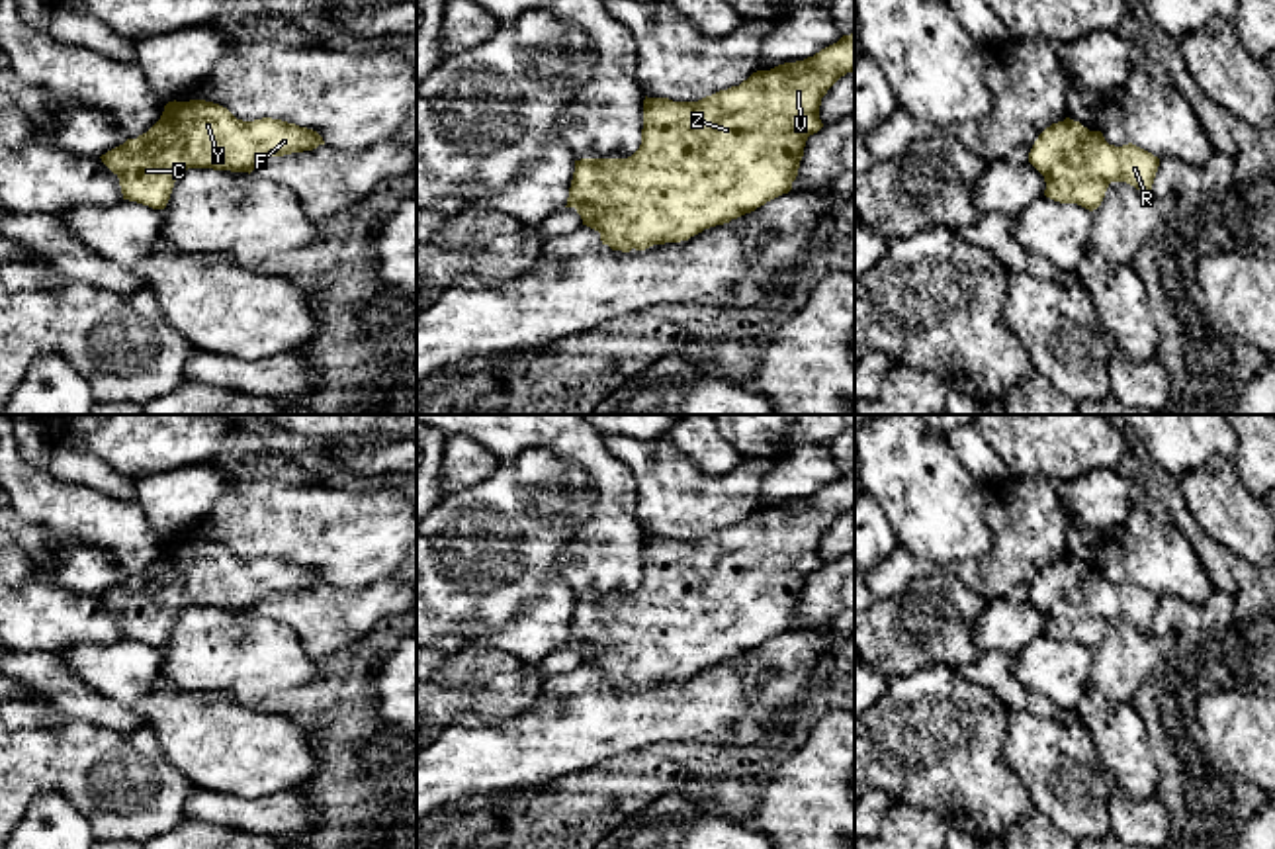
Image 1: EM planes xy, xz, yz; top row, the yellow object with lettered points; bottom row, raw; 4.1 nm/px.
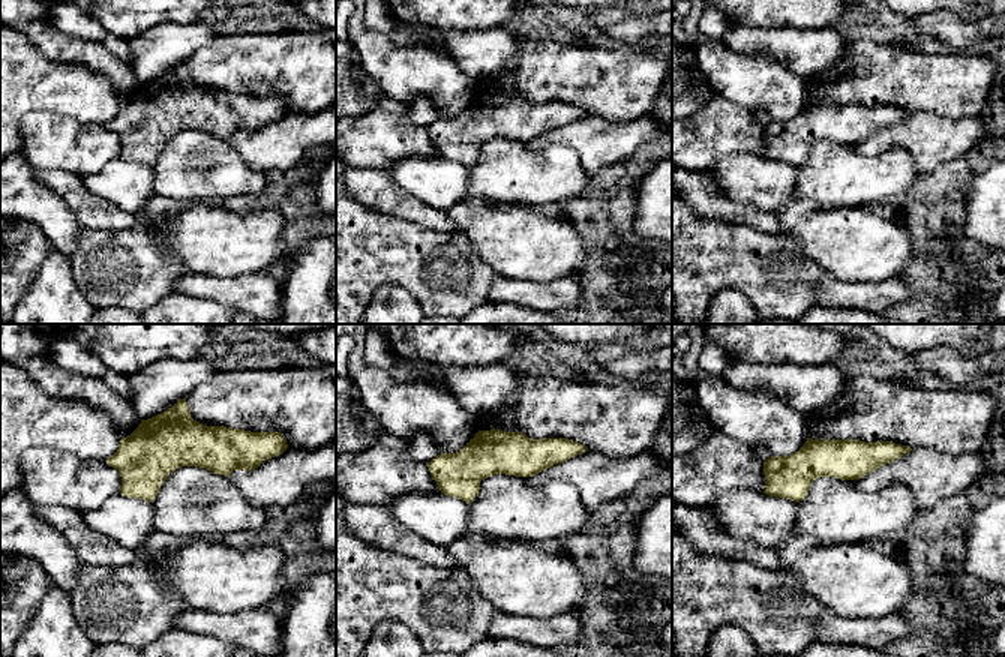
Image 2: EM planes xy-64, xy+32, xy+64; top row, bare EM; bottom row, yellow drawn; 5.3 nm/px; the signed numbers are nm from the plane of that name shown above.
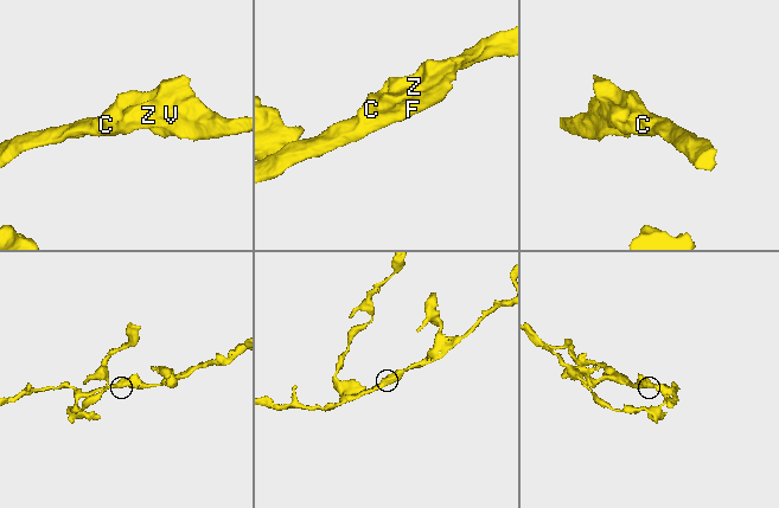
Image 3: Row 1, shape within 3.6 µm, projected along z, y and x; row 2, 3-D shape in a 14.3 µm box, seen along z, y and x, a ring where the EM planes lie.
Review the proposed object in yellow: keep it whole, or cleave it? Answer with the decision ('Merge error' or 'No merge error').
No merge error

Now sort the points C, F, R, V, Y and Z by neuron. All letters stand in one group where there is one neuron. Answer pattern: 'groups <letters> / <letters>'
groups C F R V Y Z

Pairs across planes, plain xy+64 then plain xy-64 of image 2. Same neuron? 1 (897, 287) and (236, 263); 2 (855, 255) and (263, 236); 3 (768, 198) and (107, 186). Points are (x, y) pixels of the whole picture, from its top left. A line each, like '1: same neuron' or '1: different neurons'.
1: different neurons
2: same neuron
3: same neuron

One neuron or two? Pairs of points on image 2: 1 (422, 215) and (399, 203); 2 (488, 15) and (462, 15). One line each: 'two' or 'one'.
1: one
2: one

